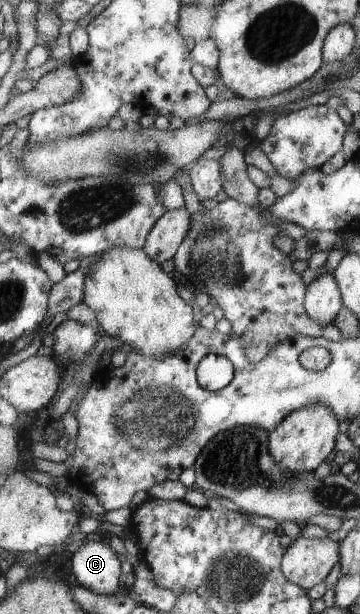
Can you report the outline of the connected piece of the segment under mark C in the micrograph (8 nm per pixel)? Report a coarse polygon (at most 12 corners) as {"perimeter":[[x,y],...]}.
{"perimeter":[[84,536],[71,560],[79,585],[106,596],[123,588],[123,562]]}

